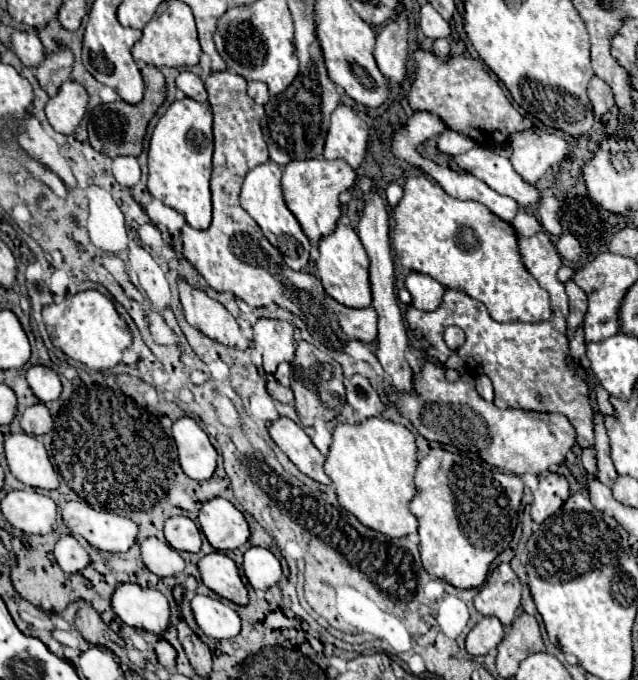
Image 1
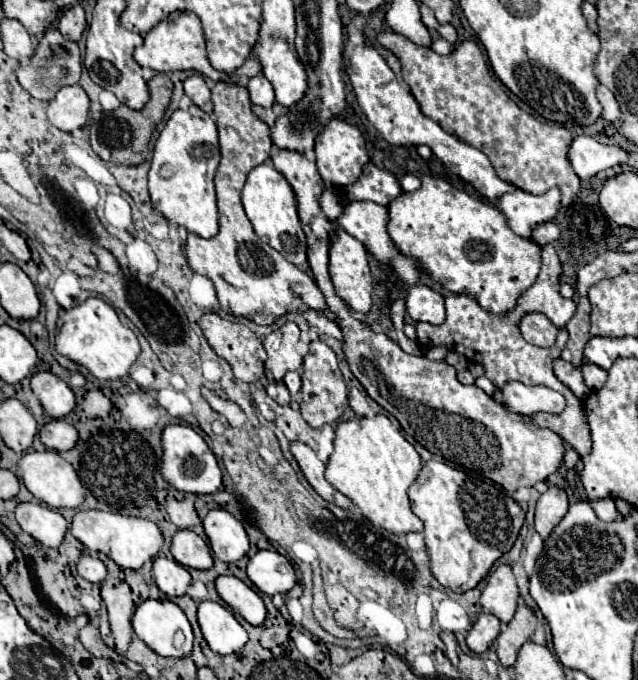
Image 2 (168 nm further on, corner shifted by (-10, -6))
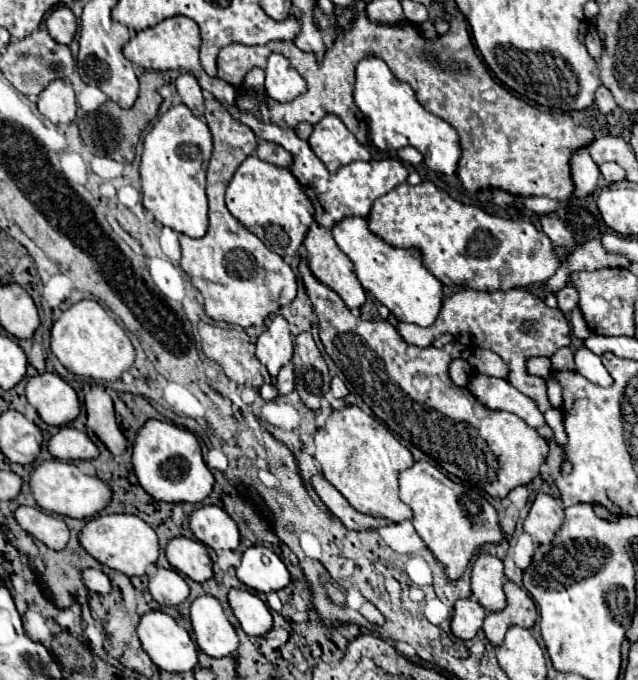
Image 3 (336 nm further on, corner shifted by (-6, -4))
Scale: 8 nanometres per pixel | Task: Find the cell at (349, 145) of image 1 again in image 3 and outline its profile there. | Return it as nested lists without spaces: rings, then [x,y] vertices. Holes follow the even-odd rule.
[[[324,116],[314,126],[308,144],[328,172],[338,172],[342,166],[356,160],[370,160],[370,152],[354,138],[338,116]]]

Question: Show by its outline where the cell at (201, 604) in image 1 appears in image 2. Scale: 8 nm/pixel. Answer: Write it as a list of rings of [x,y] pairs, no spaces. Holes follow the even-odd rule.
[[[200,602],[198,624],[210,650],[216,654],[236,654],[248,642],[248,632],[238,624],[234,614],[218,602]]]

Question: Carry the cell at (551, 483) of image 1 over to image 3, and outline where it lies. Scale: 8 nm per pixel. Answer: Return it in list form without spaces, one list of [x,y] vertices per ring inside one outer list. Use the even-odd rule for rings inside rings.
[[[540,492],[524,520],[524,532],[528,532],[536,544],[548,544],[554,538],[554,532],[562,526],[562,516],[562,500]]]

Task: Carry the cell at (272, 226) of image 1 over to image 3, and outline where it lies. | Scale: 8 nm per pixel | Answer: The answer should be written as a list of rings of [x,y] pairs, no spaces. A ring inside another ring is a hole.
[[[248,156],[236,170],[226,190],[226,206],[238,222],[254,232],[264,246],[278,256],[296,256],[314,222],[314,206],[298,180],[288,170],[262,162],[258,156]]]

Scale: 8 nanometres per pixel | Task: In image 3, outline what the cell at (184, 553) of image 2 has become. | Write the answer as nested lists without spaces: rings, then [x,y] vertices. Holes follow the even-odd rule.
[[[172,538],[166,546],[168,562],[182,574],[190,576],[196,582],[204,582],[214,574],[214,562],[208,554],[208,548],[192,538]]]

